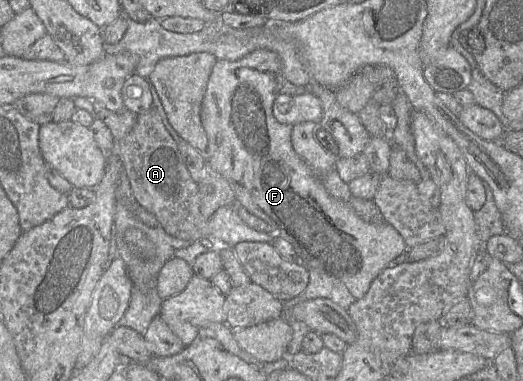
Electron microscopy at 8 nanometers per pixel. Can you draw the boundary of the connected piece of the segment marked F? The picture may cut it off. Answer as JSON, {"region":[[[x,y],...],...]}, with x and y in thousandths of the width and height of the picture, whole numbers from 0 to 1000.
{"region":[[[491,129],[486,131],[484,136],[476,139],[474,144],[467,147],[465,152],[453,157],[453,160],[436,160],[436,157],[417,157],[411,165],[402,205],[398,210],[398,220],[396,220],[396,231],[394,231],[394,241],[392,241],[392,252],[386,268],[386,281],[384,281],[384,318],[386,318],[386,328],[390,333],[390,341],[394,346],[396,362],[398,362],[398,381],[396,381],[396,391],[394,396],[388,402],[394,417],[394,425],[398,430],[402,430],[402,436],[405,441],[409,441],[417,454],[421,454],[442,486],[442,491],[446,493],[449,512],[451,512],[451,535],[455,541],[465,541],[468,543],[474,554],[478,554],[482,562],[486,562],[488,567],[499,572],[501,577],[505,577],[507,583],[511,583],[512,588],[520,591],[522,596],[528,598],[528,614],[537,619],[539,625],[547,627],[551,635],[554,635],[558,640],[558,646],[562,648],[566,664],[572,669],[574,680],[576,680],[576,690],[579,690],[587,703],[610,703],[616,706],[620,711],[623,711],[625,717],[631,717],[635,722],[639,722],[641,727],[644,727],[648,735],[652,735],[658,748],[663,753],[663,759],[667,761],[667,766],[671,769],[671,774],[679,782],[679,785],[688,785],[692,780],[696,780],[696,774],[702,769],[702,764],[707,756],[707,748],[711,743],[711,738],[744,696],[753,693],[753,685],[757,682],[759,675],[763,675],[778,651],[774,633],[771,627],[771,622],[767,619],[767,614],[746,588],[738,585],[738,583],[730,583],[730,585],[723,585],[723,588],[711,588],[706,583],[696,580],[688,567],[685,567],[685,562],[677,554],[677,549],[669,541],[669,535],[665,530],[654,528],[642,517],[633,514],[620,483],[618,483],[618,472],[614,465],[610,465],[608,459],[604,459],[598,446],[587,433],[587,428],[564,399],[560,383],[558,383],[558,373],[556,373],[556,352],[558,352],[558,341],[560,341],[560,331],[553,328],[553,325],[539,325],[533,318],[528,315],[528,310],[522,302],[522,273],[524,265],[528,262],[528,257],[535,249],[551,249],[551,252],[564,252],[566,247],[570,247],[576,236],[585,236],[581,231],[574,231],[562,220],[558,220],[556,215],[553,215],[545,199],[541,197],[541,186],[539,186],[539,160],[535,147],[518,131],[512,129]]]}

